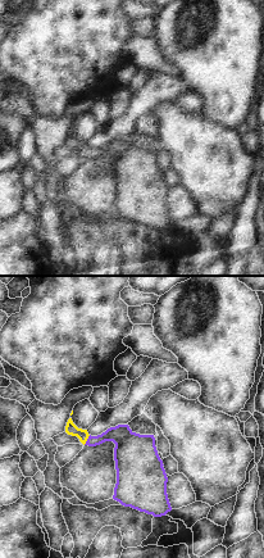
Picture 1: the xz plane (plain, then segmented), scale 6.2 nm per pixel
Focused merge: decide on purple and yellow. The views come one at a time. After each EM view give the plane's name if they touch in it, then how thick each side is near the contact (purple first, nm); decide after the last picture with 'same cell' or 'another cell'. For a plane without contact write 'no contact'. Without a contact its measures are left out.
xz | 160/80 nm

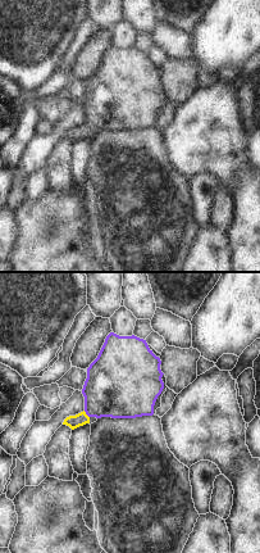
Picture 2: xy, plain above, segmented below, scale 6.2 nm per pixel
xy | 380/80 nm

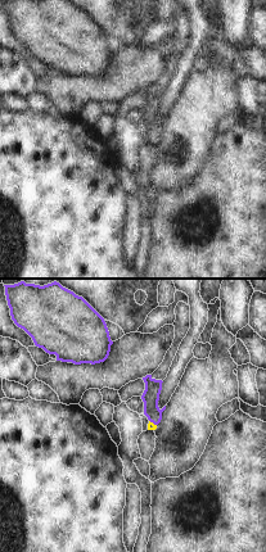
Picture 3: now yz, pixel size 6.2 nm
yz | 110/50 nm

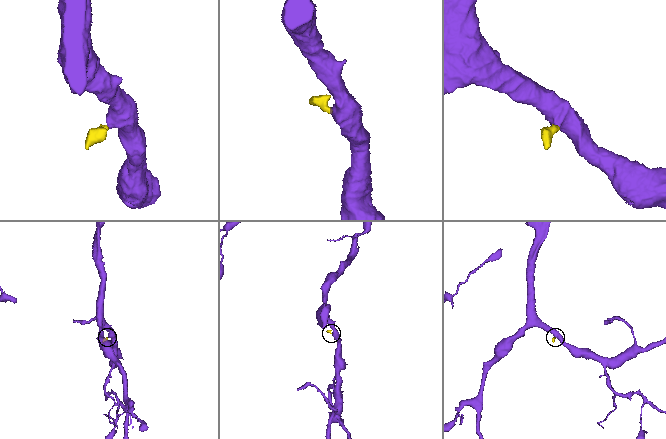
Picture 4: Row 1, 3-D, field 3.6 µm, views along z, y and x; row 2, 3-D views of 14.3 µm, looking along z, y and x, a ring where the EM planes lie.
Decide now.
same cell

